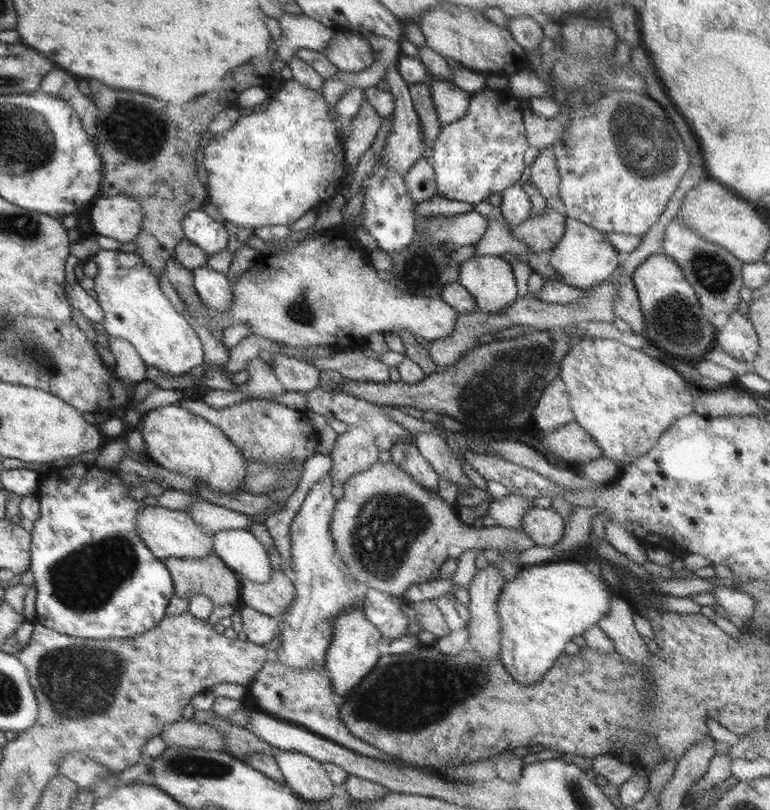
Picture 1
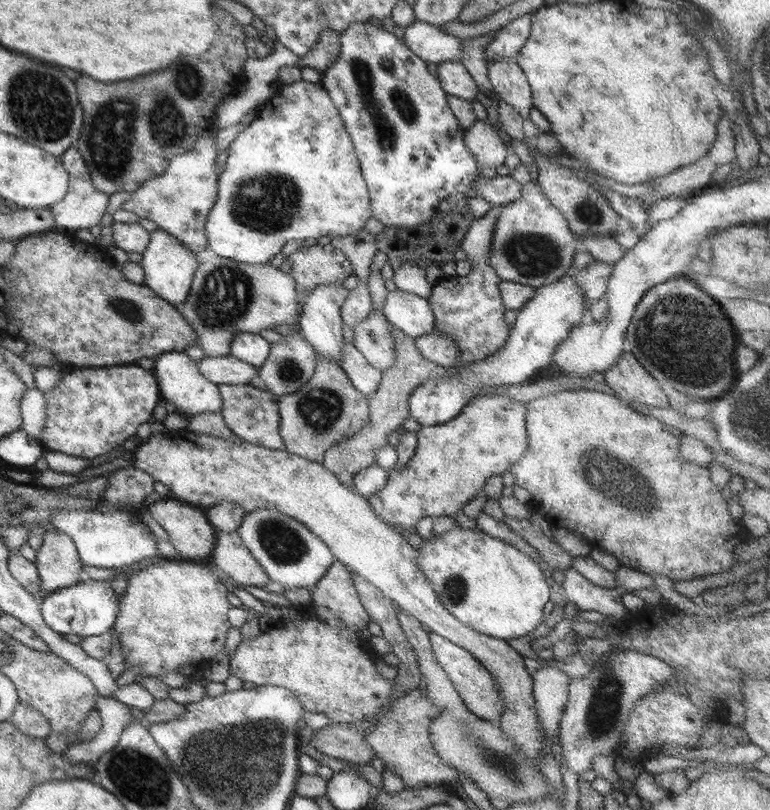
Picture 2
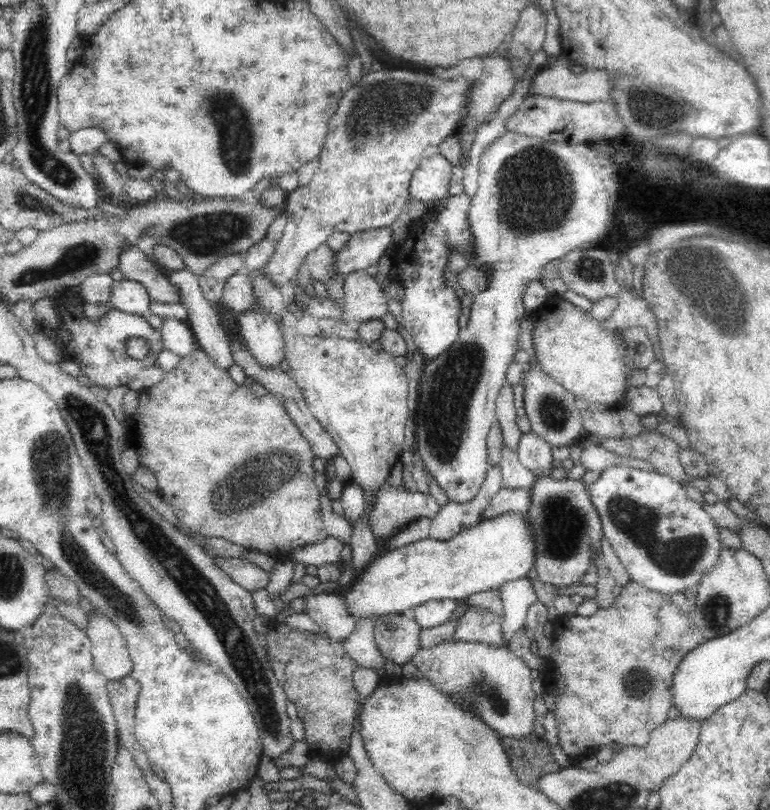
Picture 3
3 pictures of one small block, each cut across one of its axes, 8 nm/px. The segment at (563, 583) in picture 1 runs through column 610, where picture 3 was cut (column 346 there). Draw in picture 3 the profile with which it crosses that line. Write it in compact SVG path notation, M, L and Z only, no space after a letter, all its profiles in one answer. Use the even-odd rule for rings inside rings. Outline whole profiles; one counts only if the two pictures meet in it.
M508 511L494 518L483 518L476 526L463 530L450 540L426 538L390 551L382 558L376 558L360 578L356 577L341 593L347 600L348 610L358 620L367 619L371 622L380 616L402 613L407 608L414 608L430 599L456 601L476 592L498 589L513 580L528 578L528 573L536 570L536 560L538 551L527 515Z

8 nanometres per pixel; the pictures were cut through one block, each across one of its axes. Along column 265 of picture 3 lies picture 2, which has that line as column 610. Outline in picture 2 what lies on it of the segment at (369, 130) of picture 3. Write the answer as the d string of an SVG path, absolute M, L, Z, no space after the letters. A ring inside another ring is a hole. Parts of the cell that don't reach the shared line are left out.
M593 260L589 266L573 271L575 284L589 303L604 296L611 269L613 266L607 266L599 260Z

